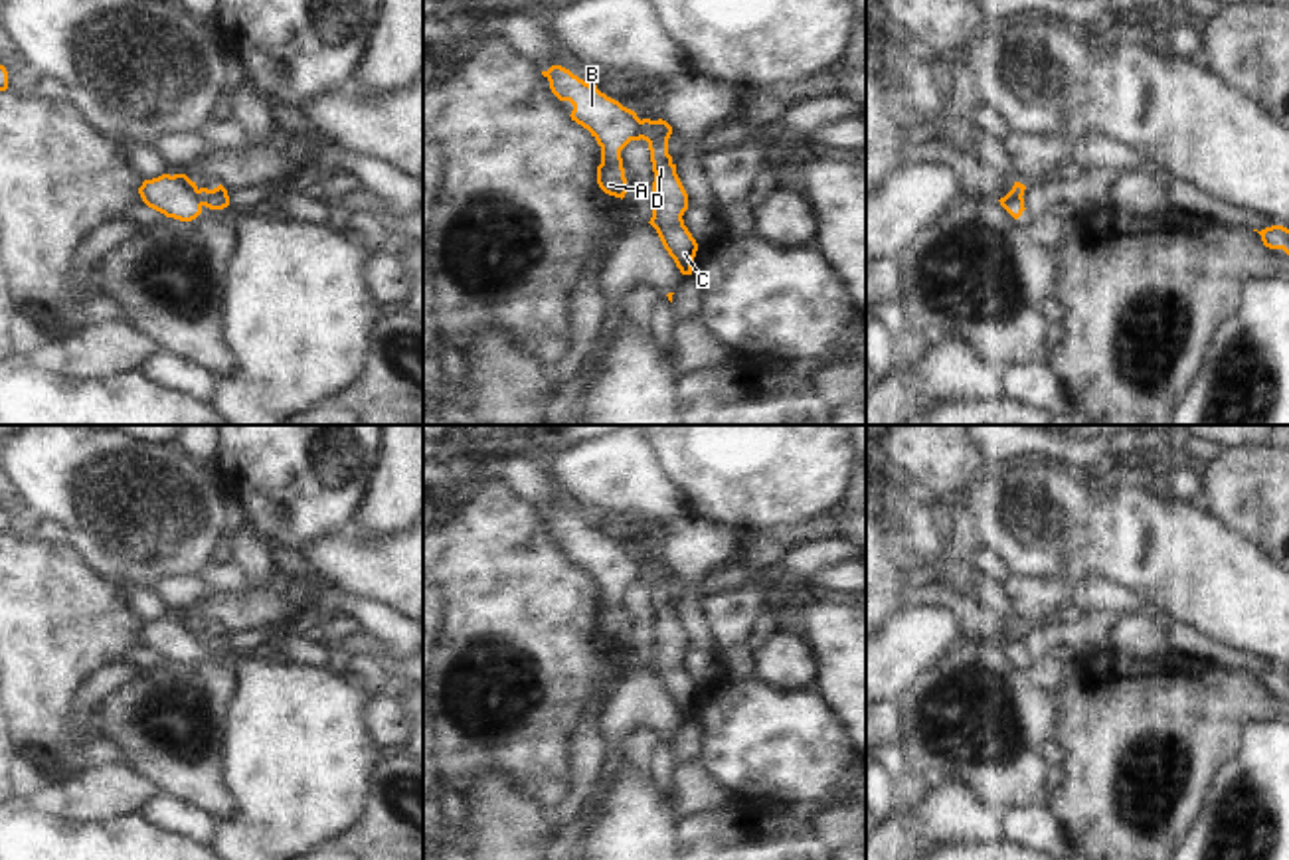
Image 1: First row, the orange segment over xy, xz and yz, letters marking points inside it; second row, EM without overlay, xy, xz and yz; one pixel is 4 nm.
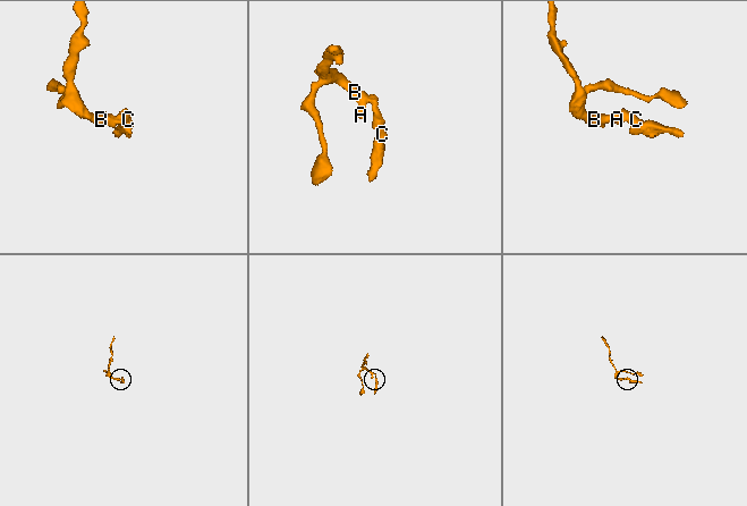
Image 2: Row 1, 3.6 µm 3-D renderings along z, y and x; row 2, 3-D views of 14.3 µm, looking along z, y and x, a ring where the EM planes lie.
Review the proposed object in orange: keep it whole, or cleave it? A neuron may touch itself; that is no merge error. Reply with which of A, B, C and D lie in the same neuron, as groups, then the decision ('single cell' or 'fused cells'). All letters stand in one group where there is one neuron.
A B / C D; fused cells

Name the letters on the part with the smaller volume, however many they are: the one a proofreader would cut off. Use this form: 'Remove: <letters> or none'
Remove: C, D

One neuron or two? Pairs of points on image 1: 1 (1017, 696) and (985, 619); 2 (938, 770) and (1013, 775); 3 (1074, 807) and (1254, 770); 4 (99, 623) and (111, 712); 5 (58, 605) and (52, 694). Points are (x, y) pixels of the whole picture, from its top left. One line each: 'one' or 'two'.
1: two
2: one
3: two
4: two
5: one

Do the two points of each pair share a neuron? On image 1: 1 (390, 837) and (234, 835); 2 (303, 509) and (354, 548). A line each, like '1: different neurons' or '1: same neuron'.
1: different neurons
2: different neurons

